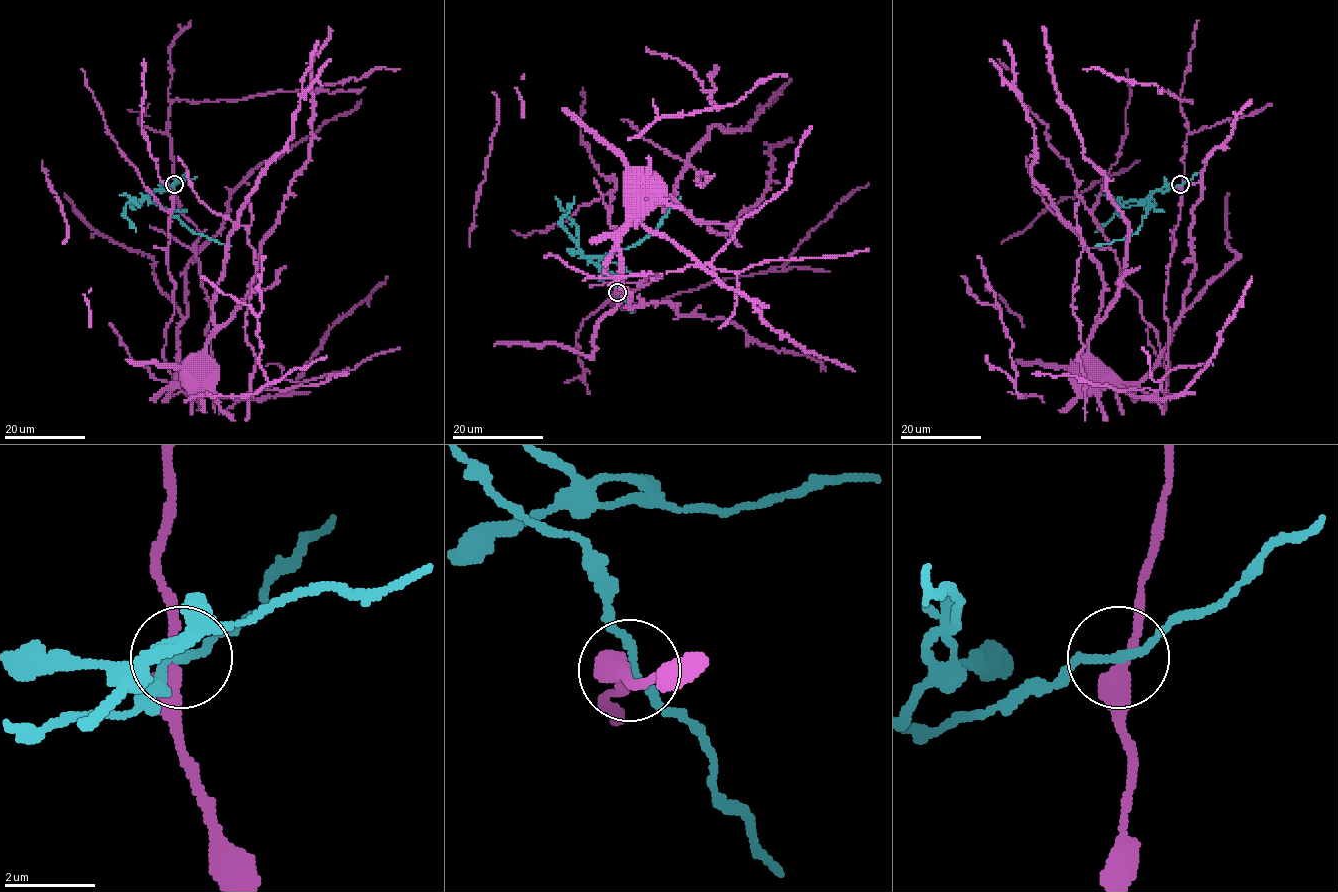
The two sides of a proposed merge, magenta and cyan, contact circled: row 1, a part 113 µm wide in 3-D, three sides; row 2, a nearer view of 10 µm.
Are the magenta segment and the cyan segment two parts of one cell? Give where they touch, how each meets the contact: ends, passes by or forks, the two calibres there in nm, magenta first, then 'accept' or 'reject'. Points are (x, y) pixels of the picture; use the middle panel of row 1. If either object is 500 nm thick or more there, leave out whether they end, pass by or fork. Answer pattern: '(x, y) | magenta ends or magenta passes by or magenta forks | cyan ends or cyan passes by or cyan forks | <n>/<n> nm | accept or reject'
(617, 292) | magenta passes by | cyan passes by | 360/170 nm | reject

